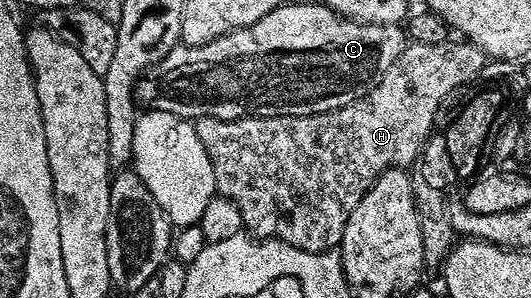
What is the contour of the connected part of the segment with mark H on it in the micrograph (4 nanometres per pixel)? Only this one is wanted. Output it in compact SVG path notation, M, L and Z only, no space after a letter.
M448 40L441 44L421 44L411 42L397 56L397 60L381 76L381 80L365 96L361 96L355 102L345 104L336 110L330 110L324 114L310 114L309 116L297 116L296 118L238 118L237 120L219 120L217 118L196 118L194 119L197 136L201 136L201 144L205 144L205 152L209 152L209 160L213 164L213 176L215 177L215 188L218 197L233 200L237 208L241 208L241 220L246 233L257 238L279 238L282 242L293 244L302 250L308 250L314 254L322 254L324 250L335 250L339 241L343 238L345 224L357 208L361 196L379 177L392 168L407 168L419 158L419 153L423 150L423 145L427 142L427 137L431 134L431 129L435 126L435 117L439 114L439 109L456 93L455 90L462 82L474 83L483 73L484 66L489 59L482 50L476 48L474 42L466 40Z

